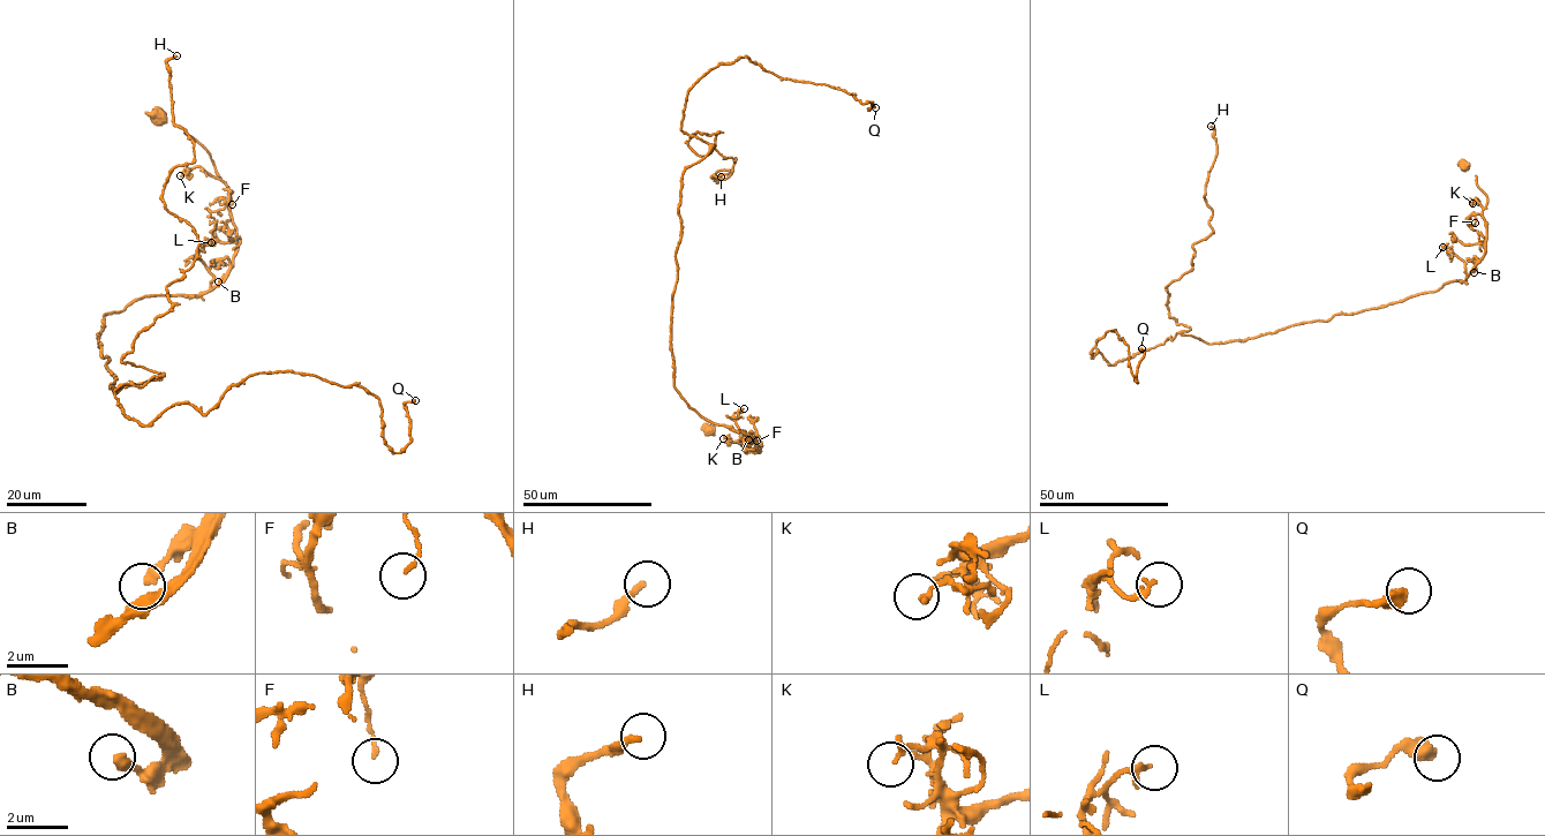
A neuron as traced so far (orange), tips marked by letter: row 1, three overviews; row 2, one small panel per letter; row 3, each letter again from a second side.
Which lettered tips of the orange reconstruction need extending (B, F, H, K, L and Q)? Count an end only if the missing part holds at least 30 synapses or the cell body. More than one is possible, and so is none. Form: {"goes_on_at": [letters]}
{"goes_on_at": ["H"]}

